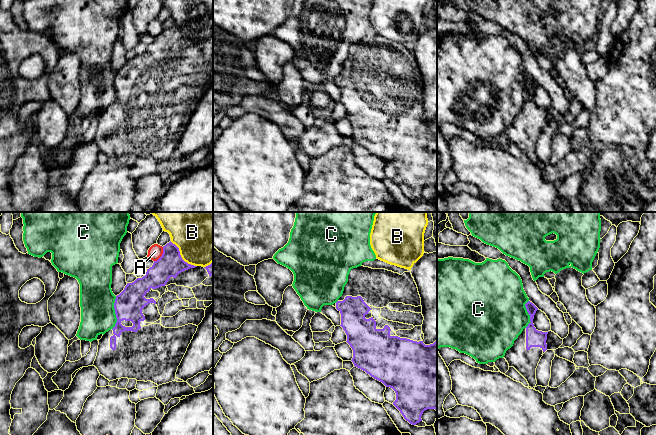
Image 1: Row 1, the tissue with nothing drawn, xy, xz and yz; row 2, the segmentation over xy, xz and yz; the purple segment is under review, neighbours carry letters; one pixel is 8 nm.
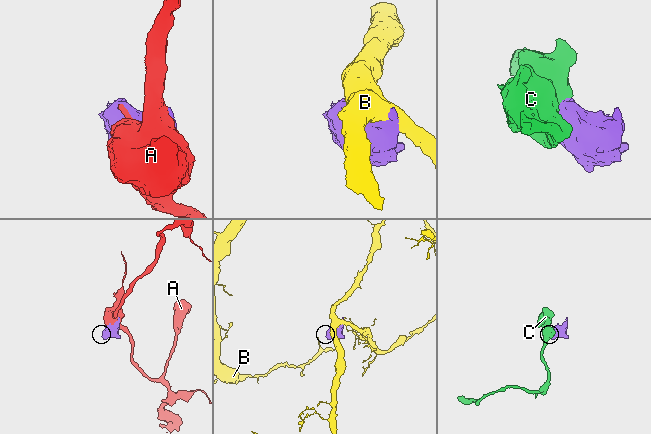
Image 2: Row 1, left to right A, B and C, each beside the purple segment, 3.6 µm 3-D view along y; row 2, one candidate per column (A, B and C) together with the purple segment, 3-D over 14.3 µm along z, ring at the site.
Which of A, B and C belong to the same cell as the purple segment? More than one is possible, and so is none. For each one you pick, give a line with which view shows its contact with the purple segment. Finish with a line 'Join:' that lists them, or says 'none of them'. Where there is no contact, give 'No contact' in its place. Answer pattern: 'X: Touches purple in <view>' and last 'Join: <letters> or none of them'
Join: none of them

